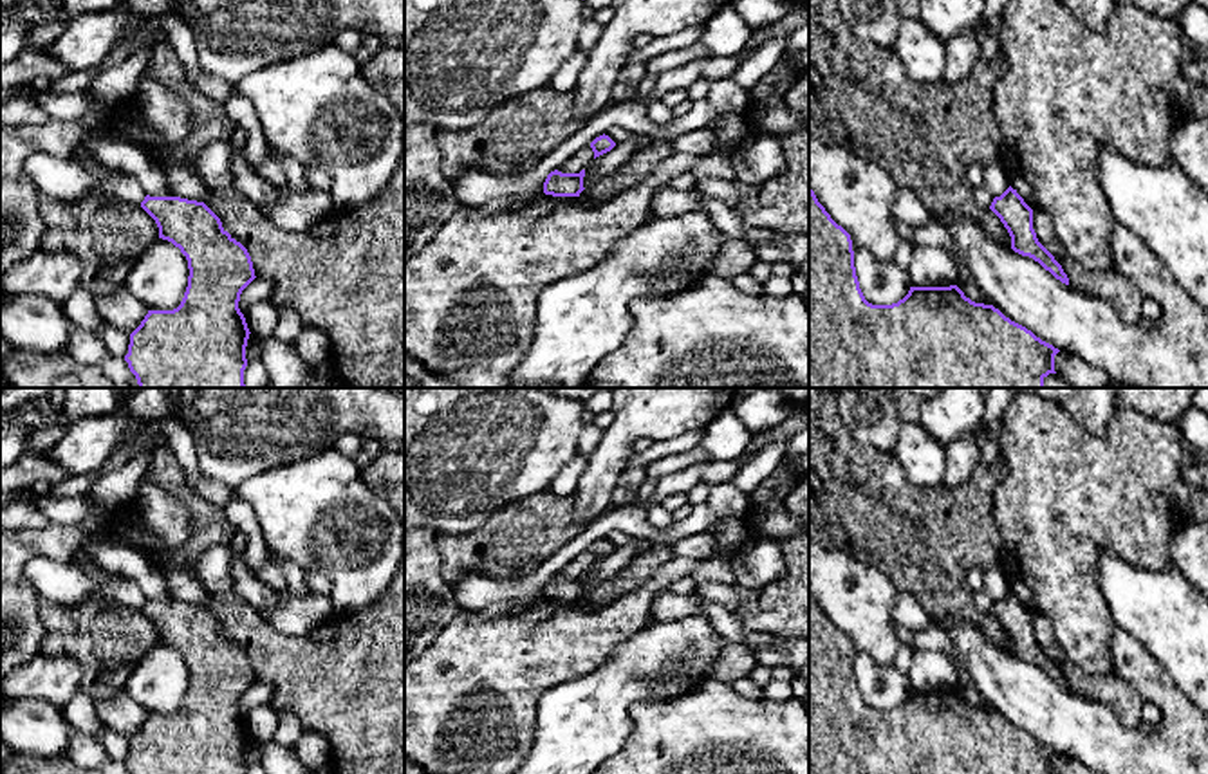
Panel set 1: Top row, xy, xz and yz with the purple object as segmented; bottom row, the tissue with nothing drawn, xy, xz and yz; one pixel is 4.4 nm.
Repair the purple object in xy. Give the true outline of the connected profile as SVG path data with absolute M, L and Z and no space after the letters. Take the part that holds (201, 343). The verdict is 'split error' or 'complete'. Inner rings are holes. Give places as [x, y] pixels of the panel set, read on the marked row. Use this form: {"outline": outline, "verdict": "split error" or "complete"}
{"outline": "M146 195L141 207L155 220L159 238L172 242L186 256L190 276L177 309L148 310L130 334L125 361L139 388L246 388L246 346L251 332L238 301L256 278L247 249L204 202Z", "verdict": "complete"}

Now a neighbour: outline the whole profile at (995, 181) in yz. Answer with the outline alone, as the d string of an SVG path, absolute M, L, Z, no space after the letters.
M1000 157L982 162L982 164L984 164L982 186L993 195L993 198L1000 197L1009 188L1009 180L1002 168Z

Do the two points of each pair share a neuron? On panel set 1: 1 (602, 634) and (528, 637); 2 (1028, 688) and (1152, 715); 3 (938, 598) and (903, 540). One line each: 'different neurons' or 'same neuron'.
1: same neuron
2: different neurons
3: same neuron

